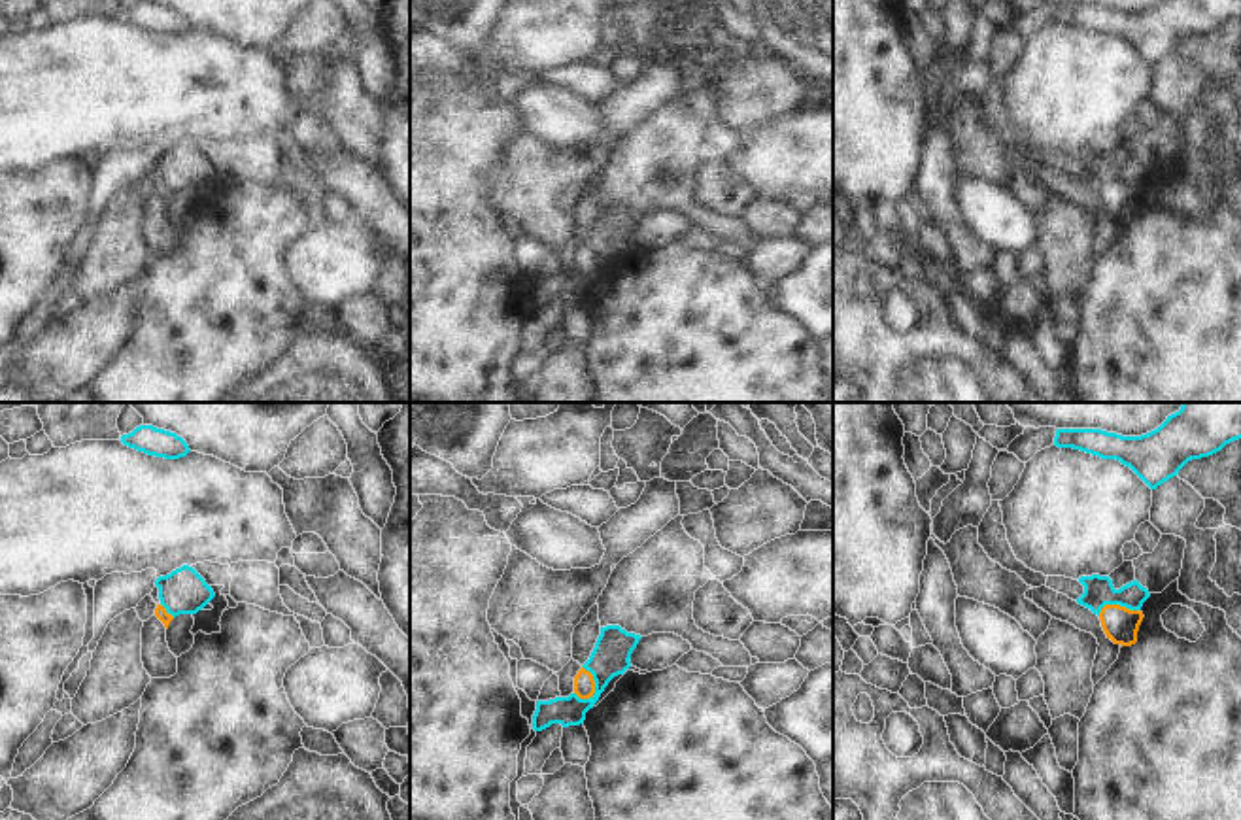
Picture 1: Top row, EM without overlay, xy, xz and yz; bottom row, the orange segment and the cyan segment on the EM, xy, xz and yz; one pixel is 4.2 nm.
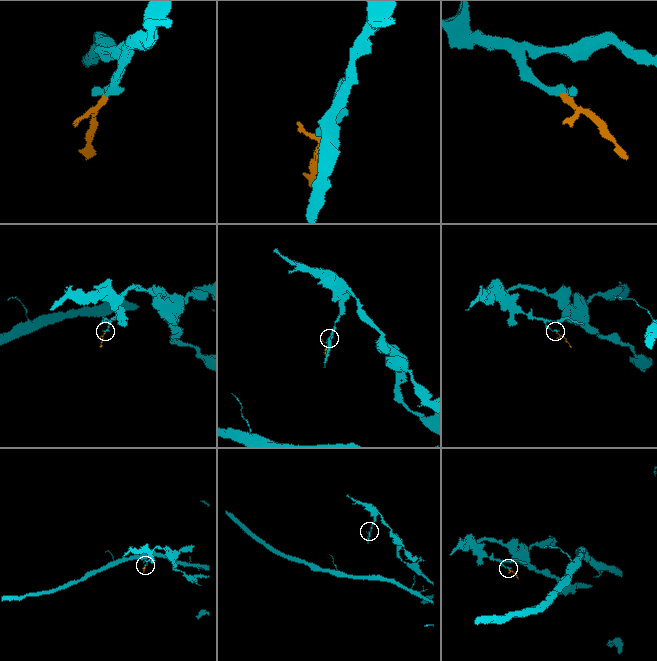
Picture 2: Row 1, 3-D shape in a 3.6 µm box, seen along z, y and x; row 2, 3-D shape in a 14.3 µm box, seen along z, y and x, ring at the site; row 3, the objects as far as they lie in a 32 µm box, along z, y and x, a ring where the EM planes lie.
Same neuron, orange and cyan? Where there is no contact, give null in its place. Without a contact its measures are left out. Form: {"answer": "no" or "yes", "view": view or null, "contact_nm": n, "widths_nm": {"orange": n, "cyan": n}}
{"answer": "no", "view": "xz", "contact_nm": 150, "widths_nm": {"orange": 100, "cyan": 160}}

